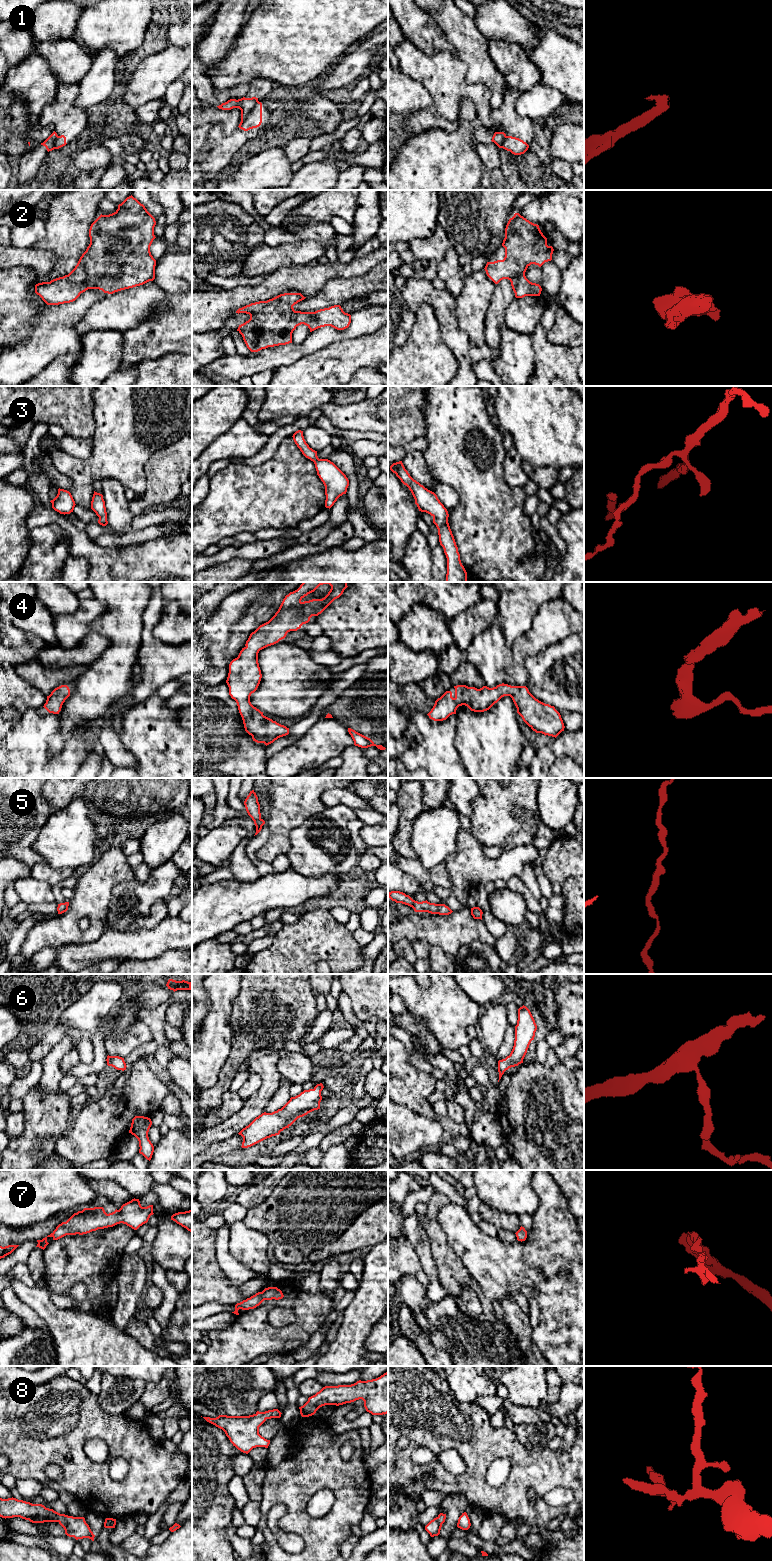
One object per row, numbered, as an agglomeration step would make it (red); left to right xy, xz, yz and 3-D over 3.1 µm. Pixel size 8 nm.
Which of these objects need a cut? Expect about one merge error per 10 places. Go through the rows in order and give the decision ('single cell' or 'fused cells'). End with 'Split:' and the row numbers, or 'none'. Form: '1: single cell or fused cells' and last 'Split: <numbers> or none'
1: fused cells
2: single cell
3: single cell
4: single cell
5: single cell
6: single cell
7: single cell
8: single cell
Split: 1

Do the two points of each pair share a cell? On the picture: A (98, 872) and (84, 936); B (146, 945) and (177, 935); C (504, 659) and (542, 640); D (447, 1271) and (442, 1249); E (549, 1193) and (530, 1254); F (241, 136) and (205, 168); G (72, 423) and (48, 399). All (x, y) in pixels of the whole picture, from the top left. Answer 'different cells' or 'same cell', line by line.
A: same cell
B: same cell
C: same cell
D: same cell
E: same cell
F: same cell
G: same cell

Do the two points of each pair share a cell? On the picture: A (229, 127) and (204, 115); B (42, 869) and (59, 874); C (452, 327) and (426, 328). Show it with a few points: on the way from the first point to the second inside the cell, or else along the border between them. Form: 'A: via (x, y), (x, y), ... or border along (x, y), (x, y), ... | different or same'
A: via (223, 121), (217, 116), (210, 115) | same
B: via (46, 873), (55, 874) | same
C: border along (430, 305), (438, 324), (439, 335), (449, 348) | different

